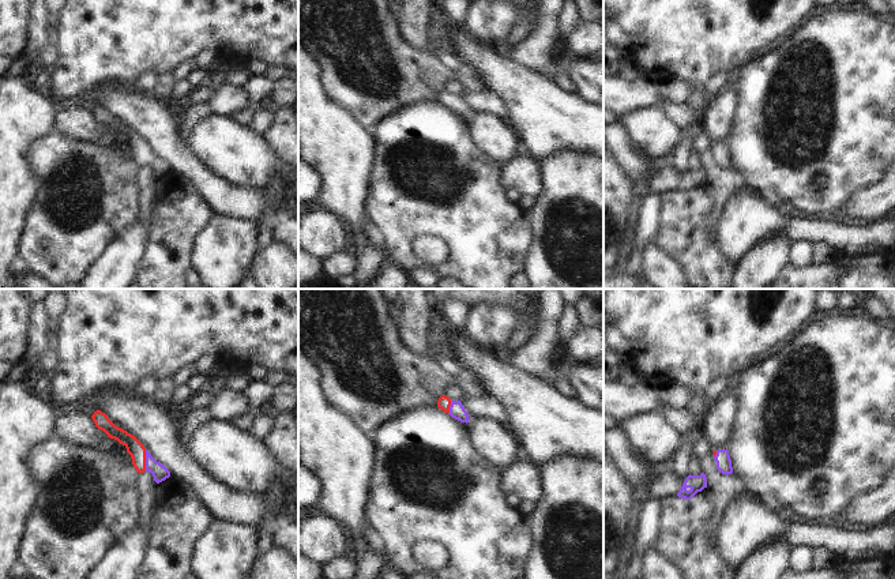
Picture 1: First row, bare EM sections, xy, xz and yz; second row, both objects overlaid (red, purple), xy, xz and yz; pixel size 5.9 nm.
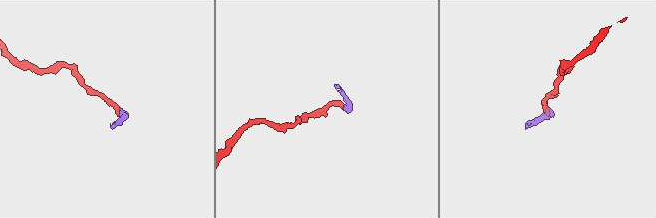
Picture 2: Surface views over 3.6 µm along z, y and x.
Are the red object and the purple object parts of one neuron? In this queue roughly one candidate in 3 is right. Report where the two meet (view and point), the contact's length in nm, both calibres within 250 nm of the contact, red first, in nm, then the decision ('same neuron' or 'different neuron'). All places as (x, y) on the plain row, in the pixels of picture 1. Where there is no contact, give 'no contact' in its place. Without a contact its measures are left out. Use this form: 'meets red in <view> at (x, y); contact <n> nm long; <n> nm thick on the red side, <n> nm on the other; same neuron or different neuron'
meets red in xy at (145, 155); contact 130 nm long; 100 nm thick on the red side, 90 nm on the other; same neuron

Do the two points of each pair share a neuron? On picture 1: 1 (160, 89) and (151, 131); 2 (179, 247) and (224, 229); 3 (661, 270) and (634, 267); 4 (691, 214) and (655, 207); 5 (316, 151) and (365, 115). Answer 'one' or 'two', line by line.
1: two
2: two
3: two
4: two
5: two

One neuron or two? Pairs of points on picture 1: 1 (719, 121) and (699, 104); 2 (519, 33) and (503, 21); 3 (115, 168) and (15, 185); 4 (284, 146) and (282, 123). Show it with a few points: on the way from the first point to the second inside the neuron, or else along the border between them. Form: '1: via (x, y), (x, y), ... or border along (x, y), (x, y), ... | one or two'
1: border along (711, 100), (706, 106) | two
2: border along (518, 14), (506, 40) | two
3: border along (23, 151), (36, 181), (26, 211) | two
4: via (284, 141), (284, 128) | one

